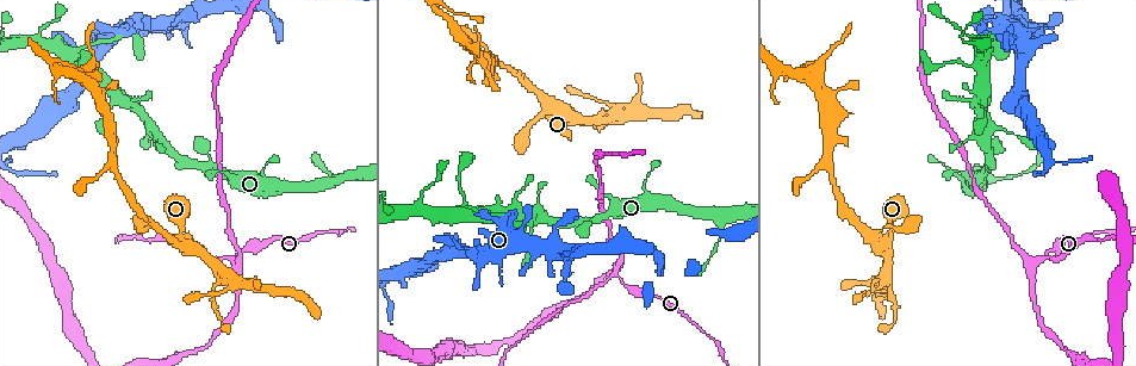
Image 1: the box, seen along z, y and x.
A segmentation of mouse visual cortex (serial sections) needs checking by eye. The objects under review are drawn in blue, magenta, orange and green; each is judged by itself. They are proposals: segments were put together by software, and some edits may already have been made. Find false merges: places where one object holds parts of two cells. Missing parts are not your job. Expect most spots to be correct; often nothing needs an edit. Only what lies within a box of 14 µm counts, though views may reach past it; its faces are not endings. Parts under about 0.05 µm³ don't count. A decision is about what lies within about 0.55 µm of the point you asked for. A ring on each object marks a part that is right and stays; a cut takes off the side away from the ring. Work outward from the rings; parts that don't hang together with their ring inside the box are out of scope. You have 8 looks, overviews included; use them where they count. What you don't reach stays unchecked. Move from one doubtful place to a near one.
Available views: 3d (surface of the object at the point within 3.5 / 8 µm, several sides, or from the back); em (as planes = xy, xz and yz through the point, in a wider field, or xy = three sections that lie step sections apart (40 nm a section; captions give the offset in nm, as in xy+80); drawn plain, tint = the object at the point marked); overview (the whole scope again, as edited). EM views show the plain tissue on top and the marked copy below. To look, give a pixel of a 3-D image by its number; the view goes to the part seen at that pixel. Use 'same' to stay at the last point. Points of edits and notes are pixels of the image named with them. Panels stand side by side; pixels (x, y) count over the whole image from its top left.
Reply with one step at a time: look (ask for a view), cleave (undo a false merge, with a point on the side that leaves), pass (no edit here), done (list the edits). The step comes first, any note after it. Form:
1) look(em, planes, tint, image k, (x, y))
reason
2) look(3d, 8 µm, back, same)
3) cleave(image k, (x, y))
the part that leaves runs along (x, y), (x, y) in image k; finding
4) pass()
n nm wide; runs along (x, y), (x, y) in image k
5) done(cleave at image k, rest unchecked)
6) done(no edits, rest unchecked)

look(3d, 3.5 µm, image 1, (1021, 63))
branch point

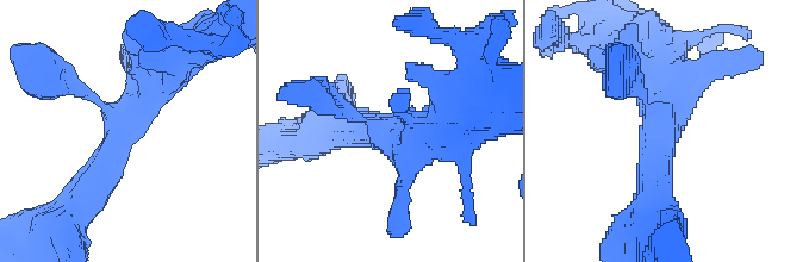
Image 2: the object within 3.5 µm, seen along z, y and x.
look(em, xy, step 2, tint, image 2, (123, 127))
3 arms; arms of 150, 400, 500 nm; shape alone is not enough

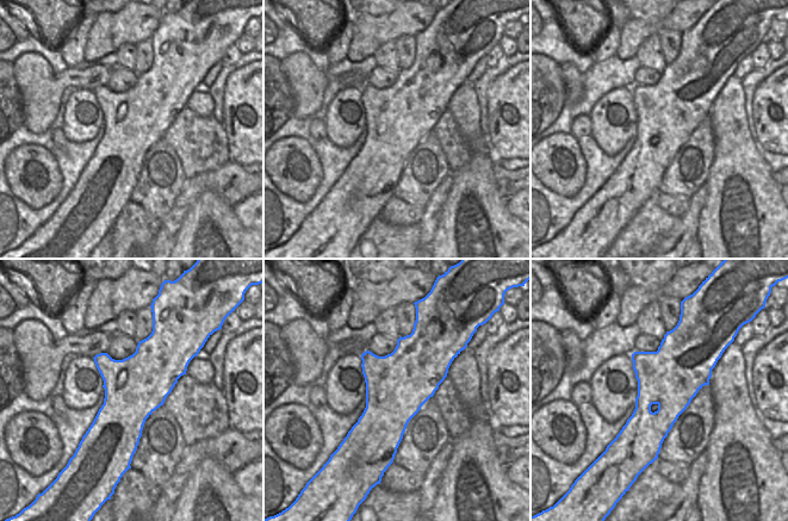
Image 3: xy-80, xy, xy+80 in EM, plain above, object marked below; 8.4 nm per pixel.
pass()
runs along (172, 67), (131, 111), (85, 195) in image 2; one cell here

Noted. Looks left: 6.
look(3d, 3.5 µm, image 1, (153, 126))
small branch off a trunk

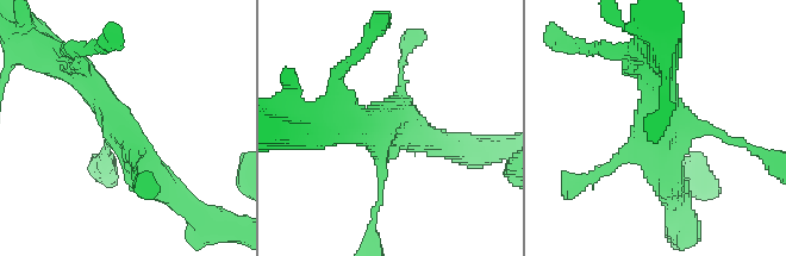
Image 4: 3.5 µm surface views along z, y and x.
pass()
runs along (158, 183), (104, 99), (67, 62) in image 4; all the same cell

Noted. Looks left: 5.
look(3d, 3.5 µm, image 1, (890, 277))
abrupt turn

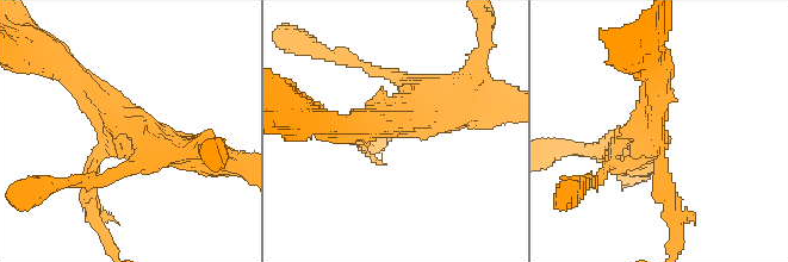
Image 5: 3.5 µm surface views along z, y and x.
look(em, xy, step 1, tint, image 5, (657, 130))

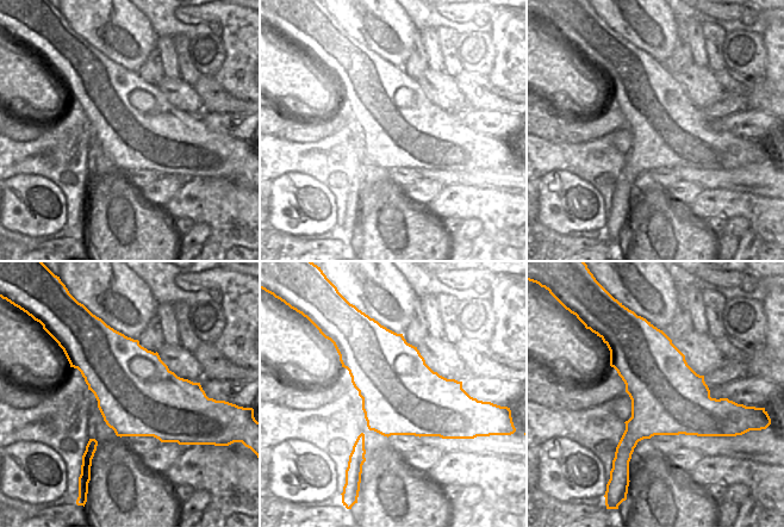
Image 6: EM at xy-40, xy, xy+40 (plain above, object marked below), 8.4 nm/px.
pass()
runs along (67, 67), (125, 143), (187, 150) in image 5; all the same cell

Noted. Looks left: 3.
done(no edits, rest unchecked)

